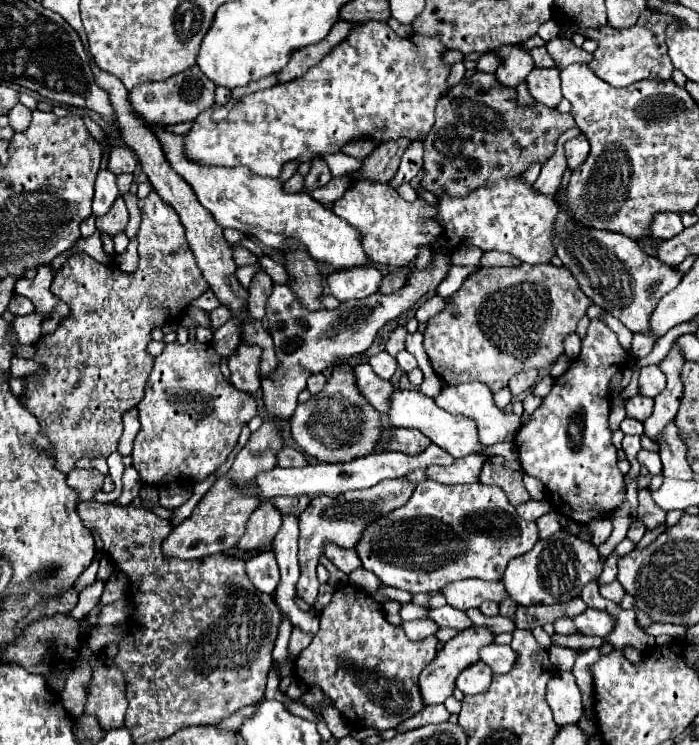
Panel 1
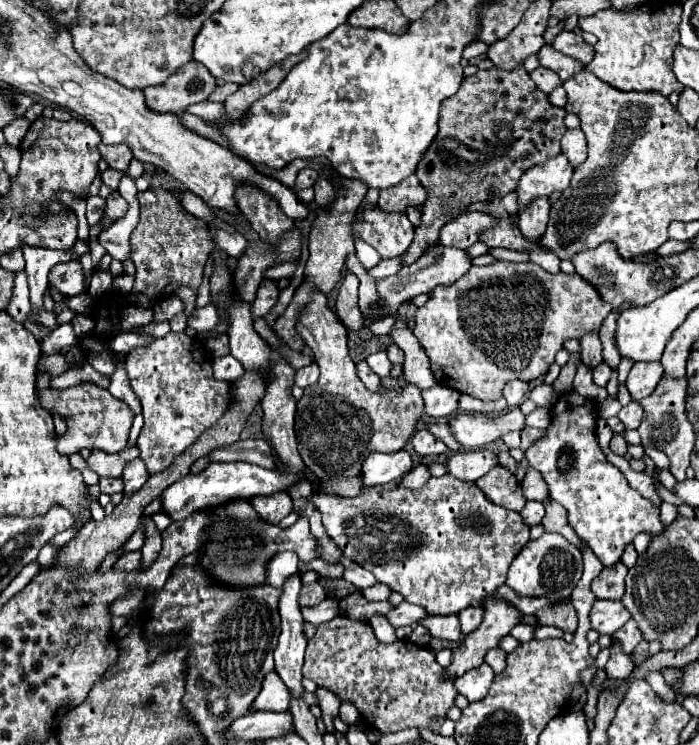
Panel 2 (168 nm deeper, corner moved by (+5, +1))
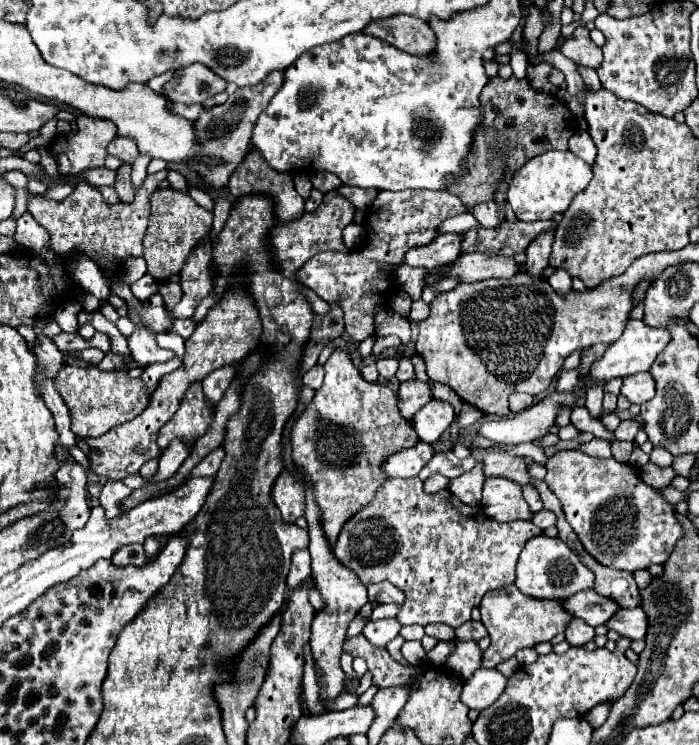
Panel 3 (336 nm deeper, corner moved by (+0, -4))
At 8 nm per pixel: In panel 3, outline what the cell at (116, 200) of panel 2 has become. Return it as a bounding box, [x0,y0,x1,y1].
[116,166,134,204]

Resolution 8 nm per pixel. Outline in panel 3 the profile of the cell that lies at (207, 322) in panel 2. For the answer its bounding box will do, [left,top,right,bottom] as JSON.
[170,318,196,340]

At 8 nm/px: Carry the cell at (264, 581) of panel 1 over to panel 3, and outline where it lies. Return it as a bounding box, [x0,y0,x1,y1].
[286,550,310,590]

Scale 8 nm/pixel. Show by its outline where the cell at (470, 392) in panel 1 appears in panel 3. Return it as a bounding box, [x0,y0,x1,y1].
[412,400,454,442]

